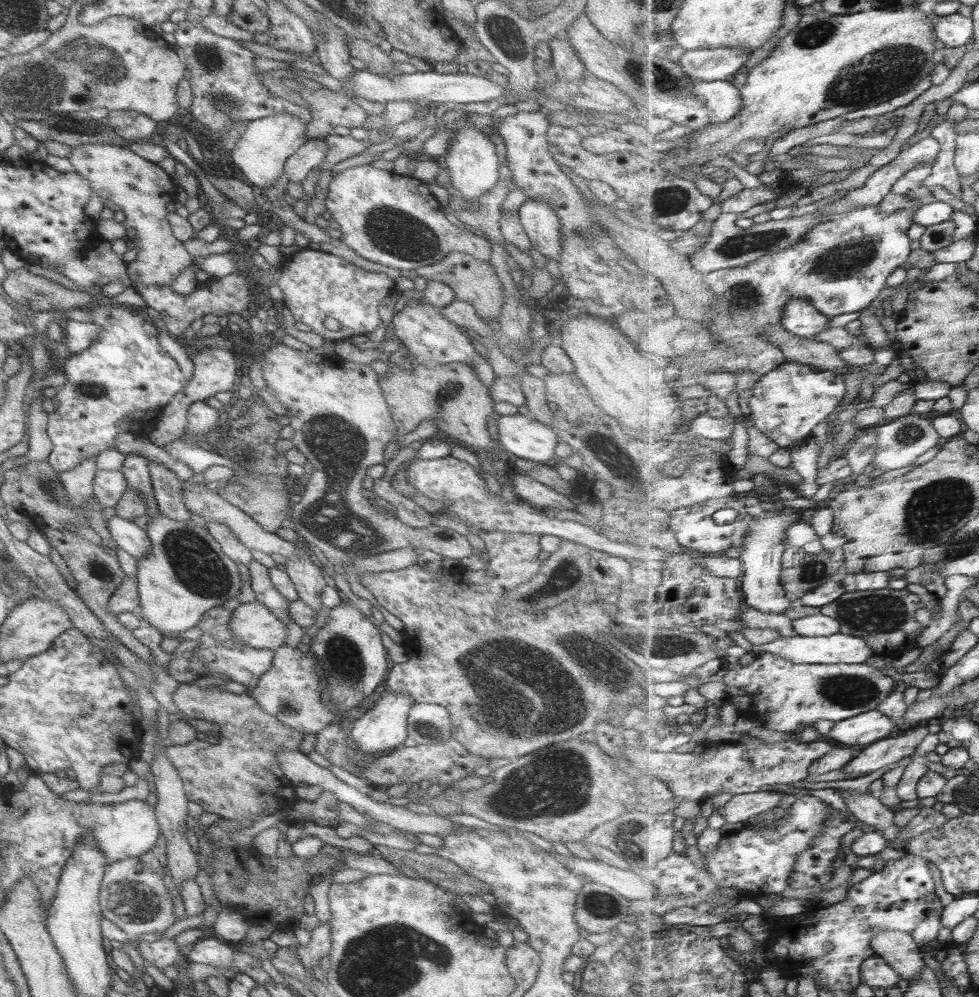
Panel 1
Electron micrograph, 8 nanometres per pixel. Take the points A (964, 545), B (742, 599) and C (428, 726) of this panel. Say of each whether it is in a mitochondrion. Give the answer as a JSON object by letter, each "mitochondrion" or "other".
{"A":"mitochondrion","B":"other","C":"mitochondrion"}

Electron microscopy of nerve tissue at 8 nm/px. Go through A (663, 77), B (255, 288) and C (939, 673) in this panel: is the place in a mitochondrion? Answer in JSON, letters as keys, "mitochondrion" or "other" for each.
{"A":"mitochondrion","B":"other","C":"other"}

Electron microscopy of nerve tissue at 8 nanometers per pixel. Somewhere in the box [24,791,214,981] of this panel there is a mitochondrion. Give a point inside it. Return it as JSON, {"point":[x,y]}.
{"point":[136,900]}

